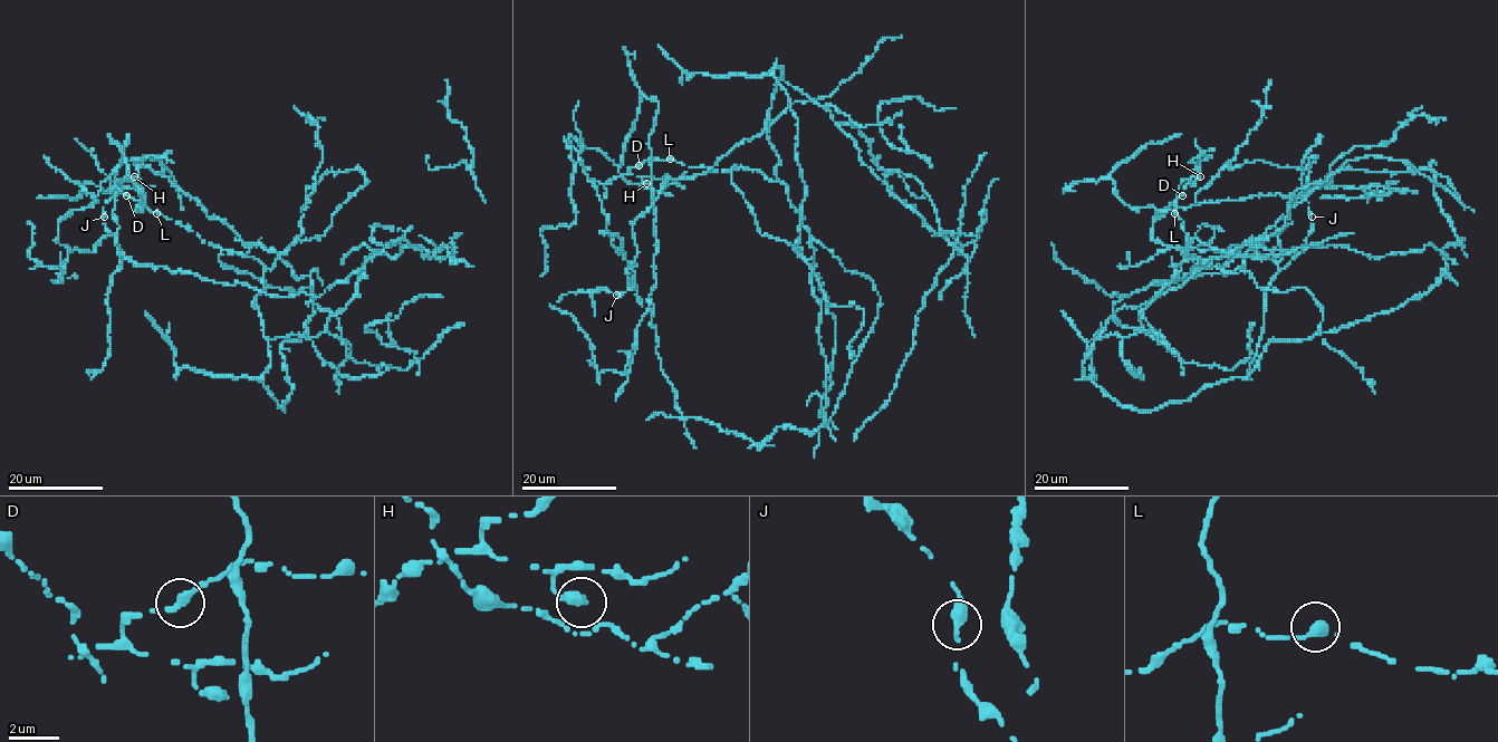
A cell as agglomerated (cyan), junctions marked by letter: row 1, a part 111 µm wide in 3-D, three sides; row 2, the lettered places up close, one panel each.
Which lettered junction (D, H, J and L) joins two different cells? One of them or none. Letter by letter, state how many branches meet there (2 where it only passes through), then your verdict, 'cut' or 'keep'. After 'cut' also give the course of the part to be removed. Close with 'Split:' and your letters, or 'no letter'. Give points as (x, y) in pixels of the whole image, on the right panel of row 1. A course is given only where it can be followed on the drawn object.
D: branches 1; keep
H: branches 1; keep
J: branches 1; keep
L: branches 1; keep
Split: no letter

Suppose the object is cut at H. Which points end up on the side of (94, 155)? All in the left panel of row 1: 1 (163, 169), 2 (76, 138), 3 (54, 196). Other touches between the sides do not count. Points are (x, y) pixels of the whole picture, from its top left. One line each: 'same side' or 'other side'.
1: other side
2: same side
3: other side

